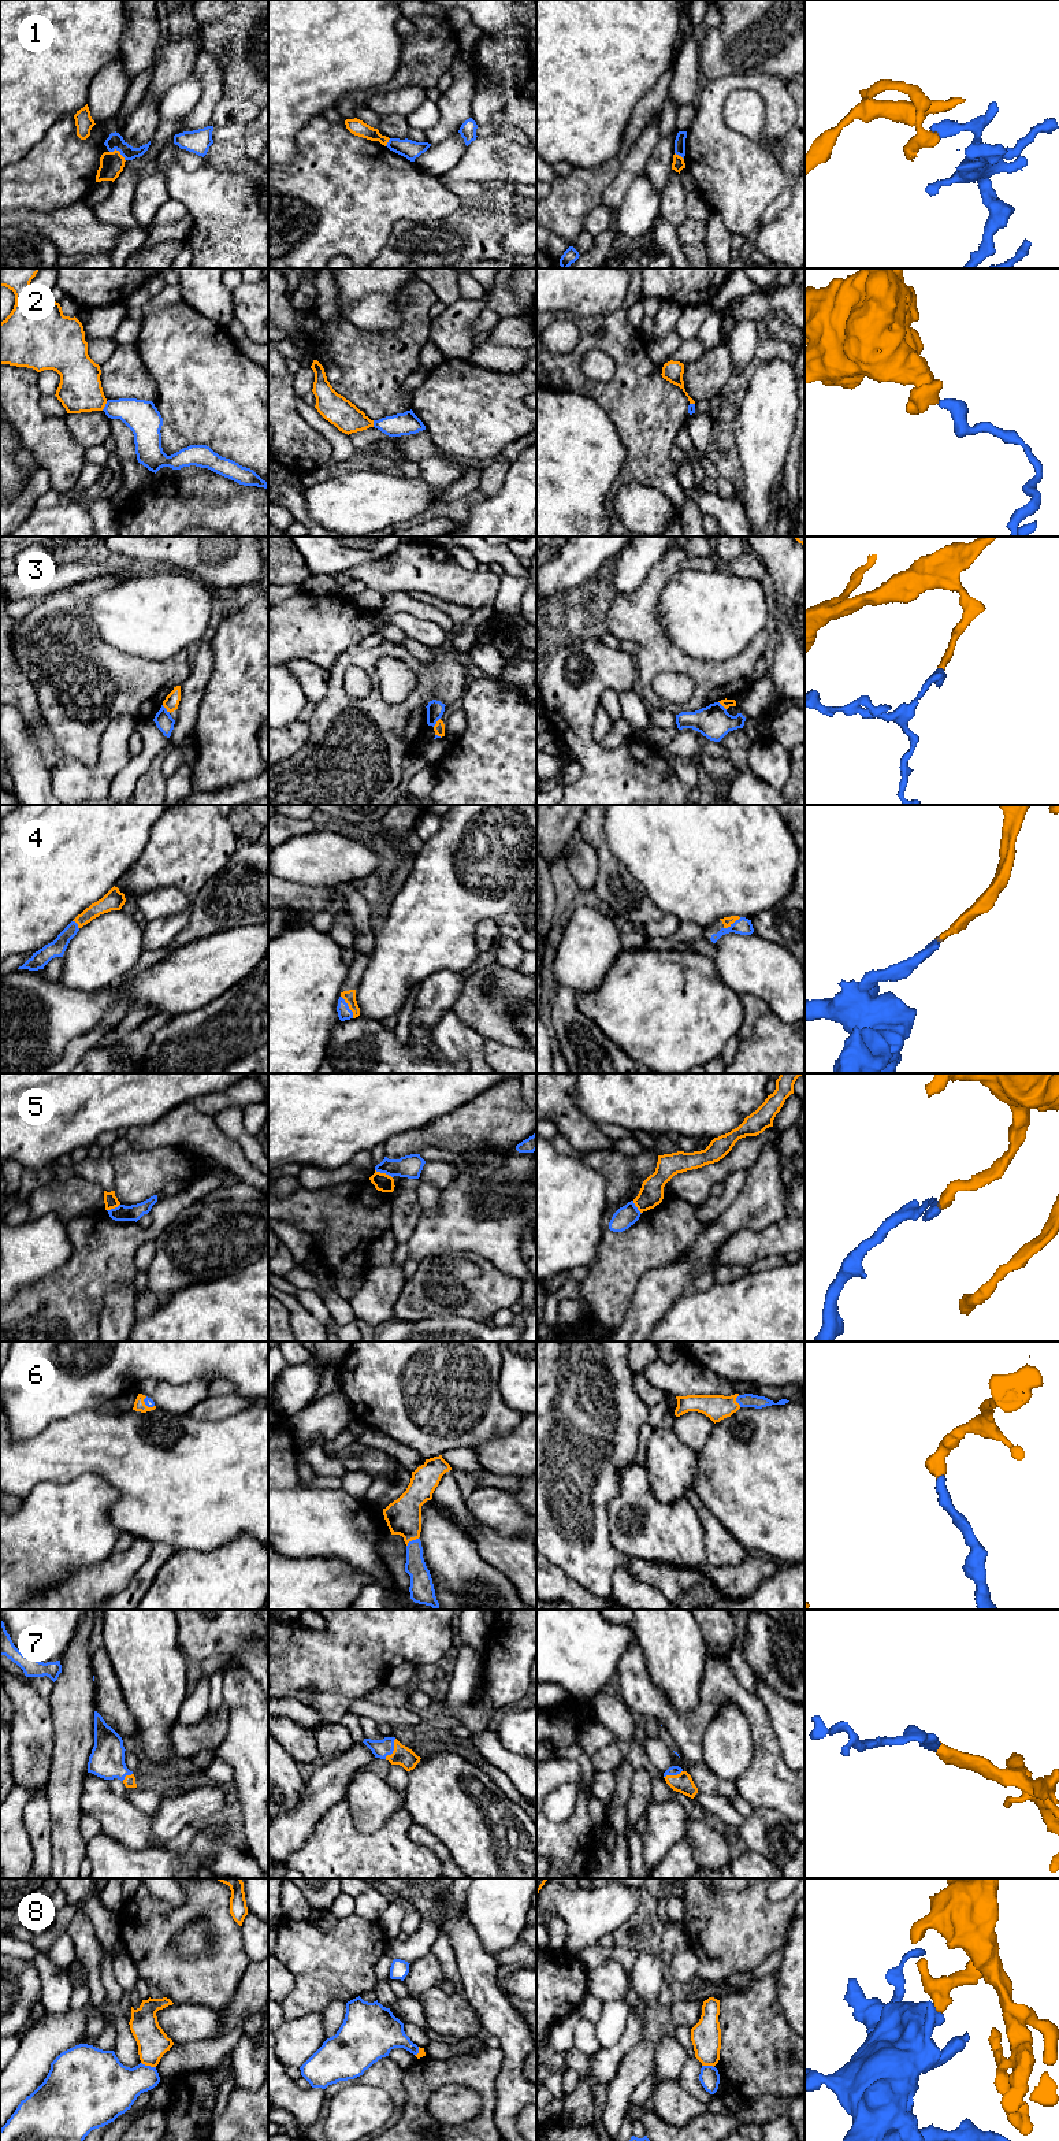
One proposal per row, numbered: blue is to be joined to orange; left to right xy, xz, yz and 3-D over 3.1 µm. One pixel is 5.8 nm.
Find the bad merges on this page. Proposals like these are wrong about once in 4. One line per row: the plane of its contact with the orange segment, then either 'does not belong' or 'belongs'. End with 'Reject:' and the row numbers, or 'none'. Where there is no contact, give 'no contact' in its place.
1: meets orange in xy; does not belong
2: meets orange in xy; does not belong
3: meets orange in xy; does not belong
4: meets orange in xz; belongs
5: meets orange in xz; does not belong
6: meets orange in xz; belongs
7: meets orange in xz; belongs
8: meets orange in xy; does not belong
Reject: 1, 2, 3, 5, 8

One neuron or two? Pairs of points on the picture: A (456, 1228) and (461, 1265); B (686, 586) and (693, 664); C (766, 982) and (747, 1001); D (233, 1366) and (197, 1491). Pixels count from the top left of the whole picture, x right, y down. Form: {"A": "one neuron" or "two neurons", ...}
{"A": "two neurons", "B": "two neurons", "C": "two neurons", "D": "two neurons"}

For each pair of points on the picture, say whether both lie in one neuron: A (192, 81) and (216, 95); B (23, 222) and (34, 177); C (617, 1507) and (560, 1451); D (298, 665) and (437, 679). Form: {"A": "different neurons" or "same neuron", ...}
{"A": "different neurons", "B": "different neurons", "C": "different neurons", "D": "different neurons"}

